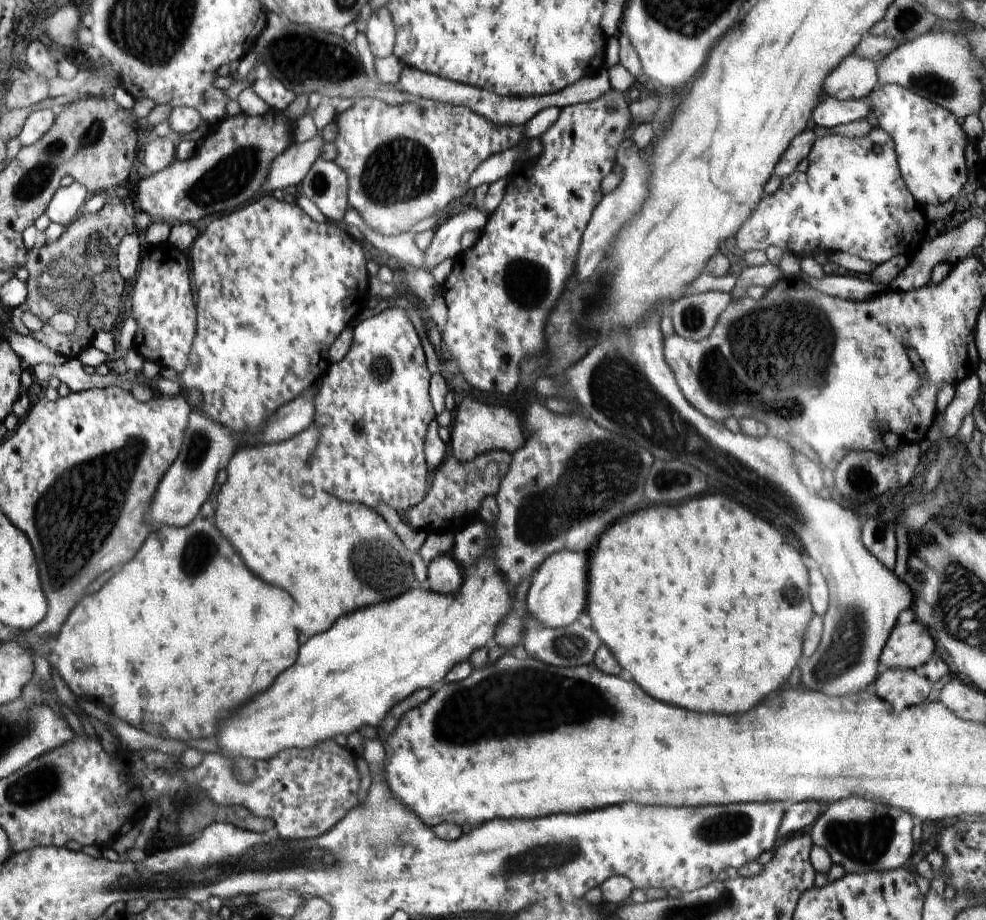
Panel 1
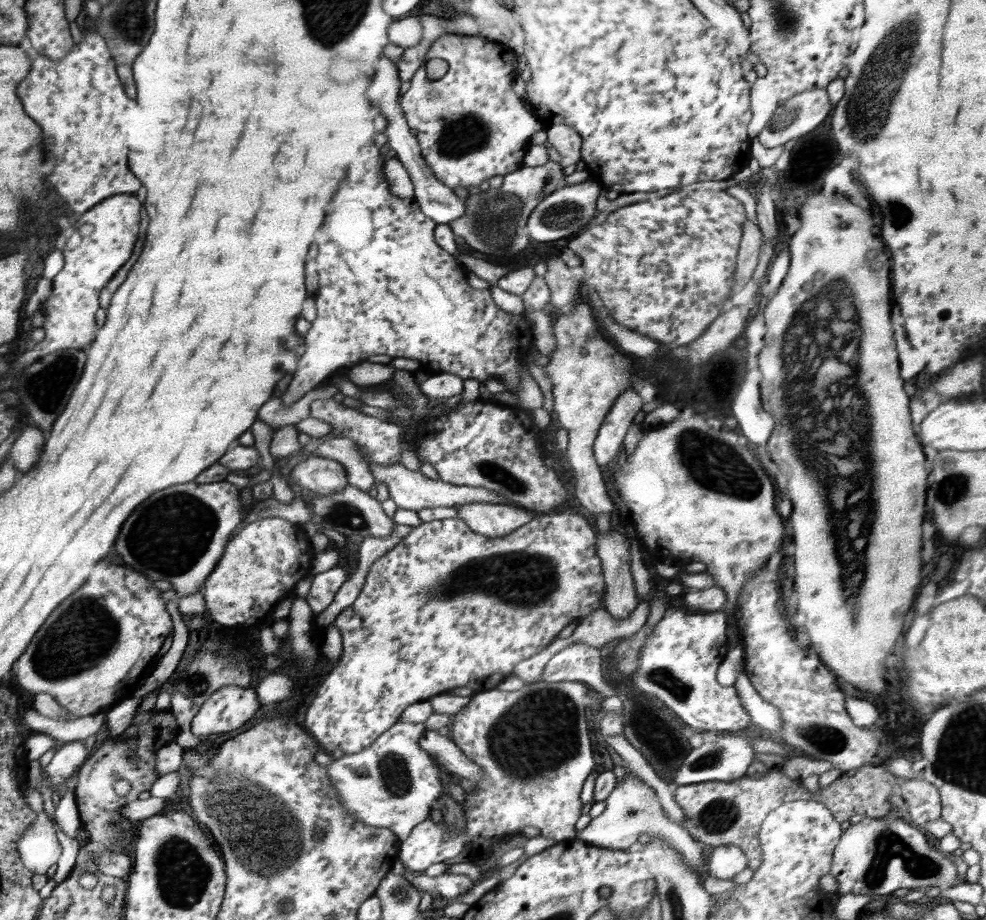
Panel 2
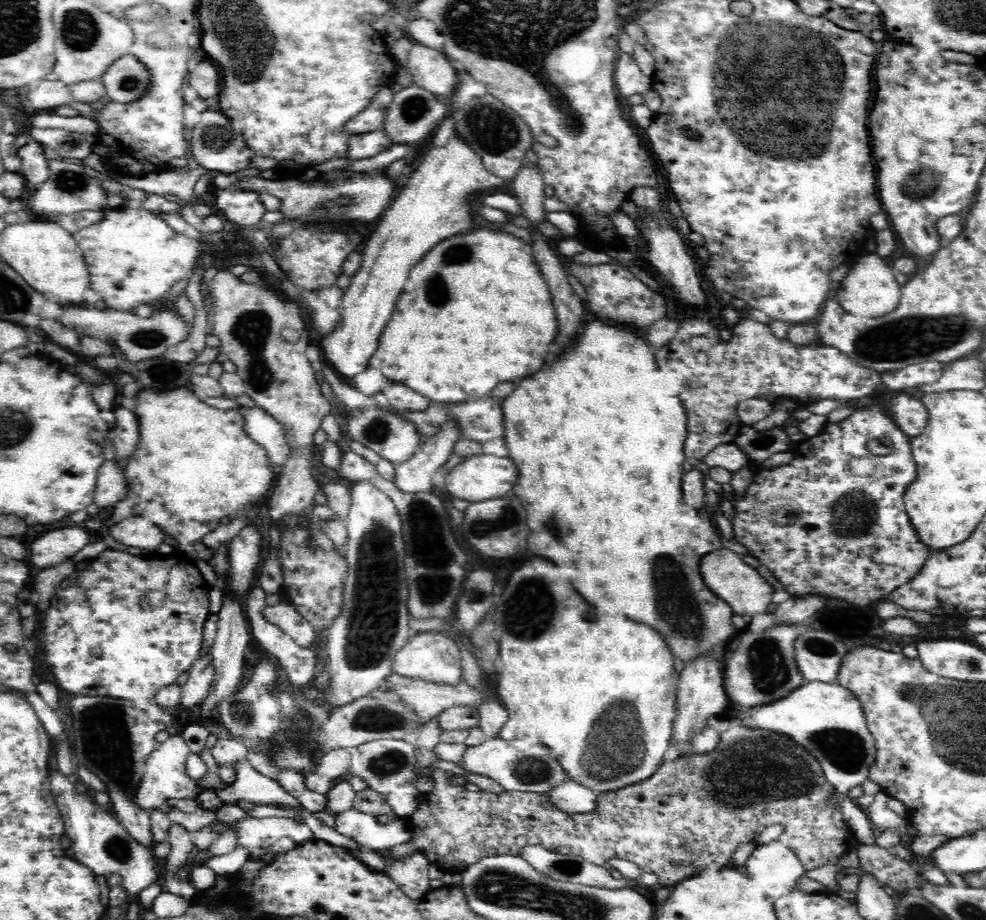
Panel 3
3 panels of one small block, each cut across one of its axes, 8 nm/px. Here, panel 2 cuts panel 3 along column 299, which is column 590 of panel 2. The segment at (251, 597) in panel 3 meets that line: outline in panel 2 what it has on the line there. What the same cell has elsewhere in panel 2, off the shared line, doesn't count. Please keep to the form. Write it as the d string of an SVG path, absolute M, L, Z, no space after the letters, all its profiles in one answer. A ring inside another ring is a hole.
M584 641L566 643L566 648L556 653L546 664L540 680L546 682L580 681L590 685L605 697L616 693L602 677L600 649Z

